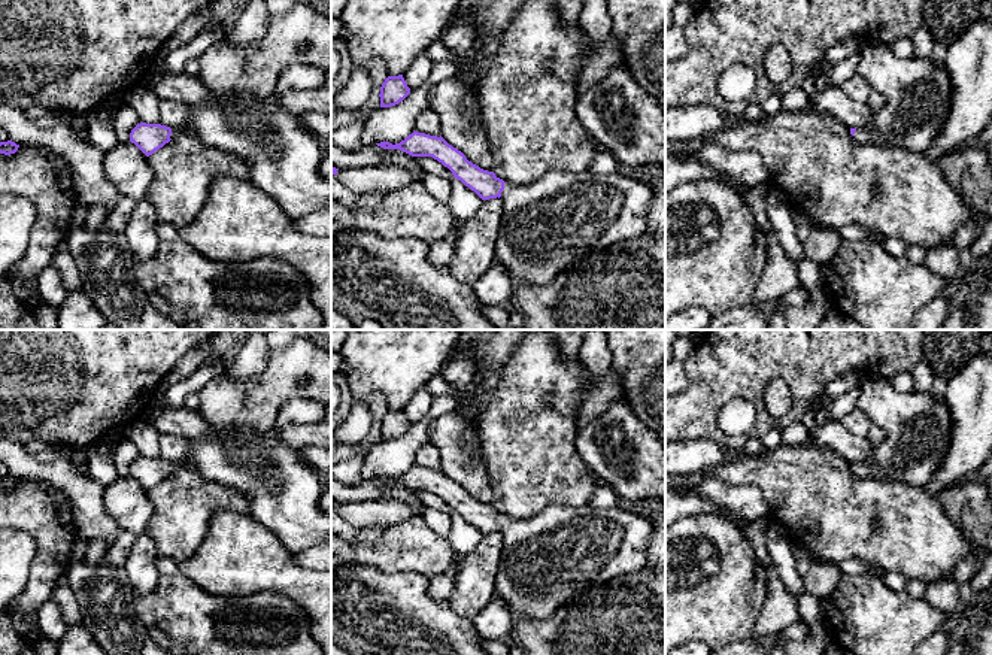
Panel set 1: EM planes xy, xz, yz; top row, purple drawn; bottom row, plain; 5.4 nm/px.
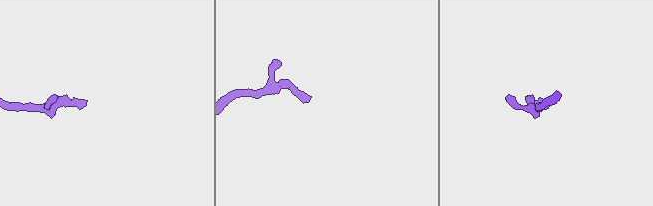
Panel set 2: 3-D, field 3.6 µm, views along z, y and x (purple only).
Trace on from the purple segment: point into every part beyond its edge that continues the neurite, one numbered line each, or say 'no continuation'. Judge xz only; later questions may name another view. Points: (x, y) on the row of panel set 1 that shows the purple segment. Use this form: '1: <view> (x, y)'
1: xz (548, 226)

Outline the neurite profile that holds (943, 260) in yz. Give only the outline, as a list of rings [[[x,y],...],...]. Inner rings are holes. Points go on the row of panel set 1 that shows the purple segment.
[[[940,245],[926,251],[925,266],[941,276],[946,286],[949,286],[958,275],[959,258],[959,251],[955,245]]]

